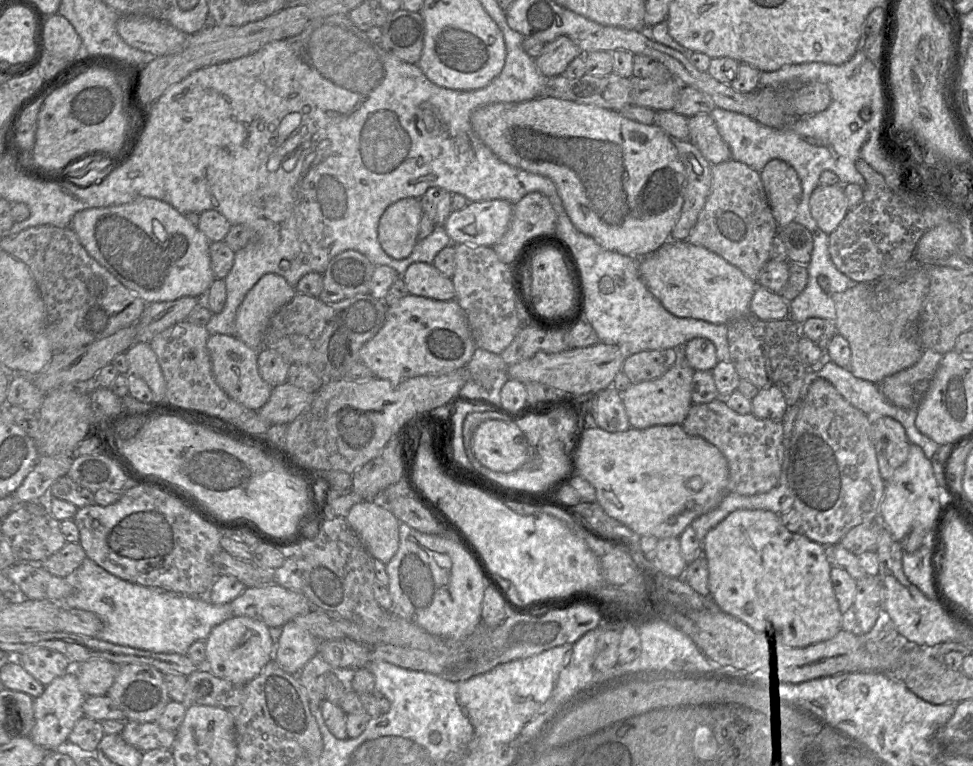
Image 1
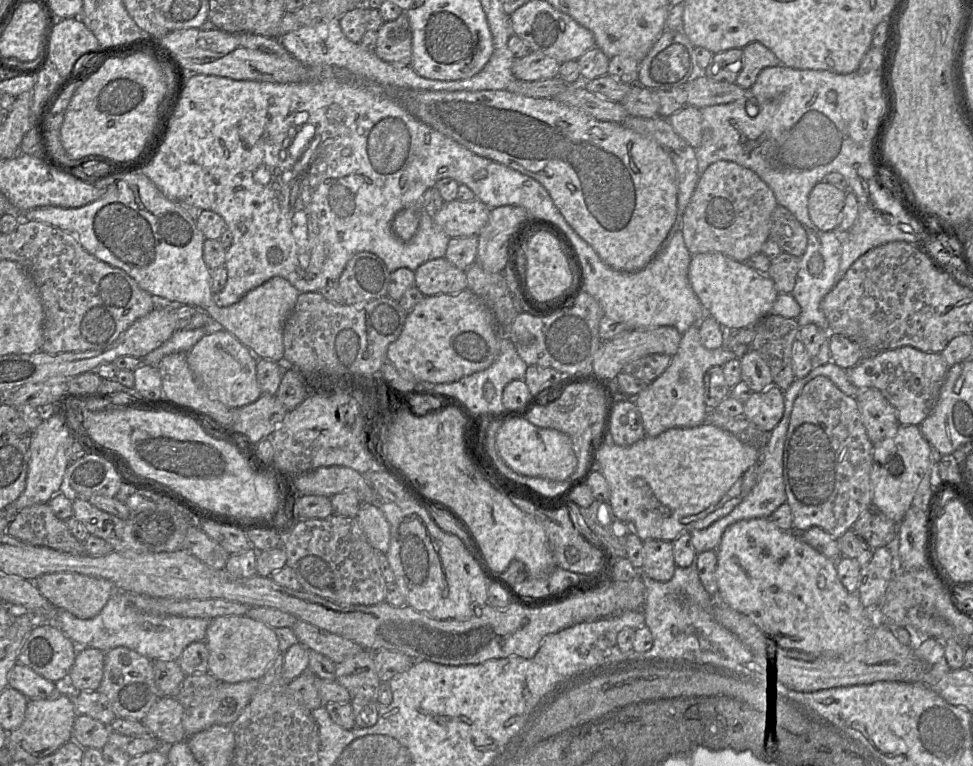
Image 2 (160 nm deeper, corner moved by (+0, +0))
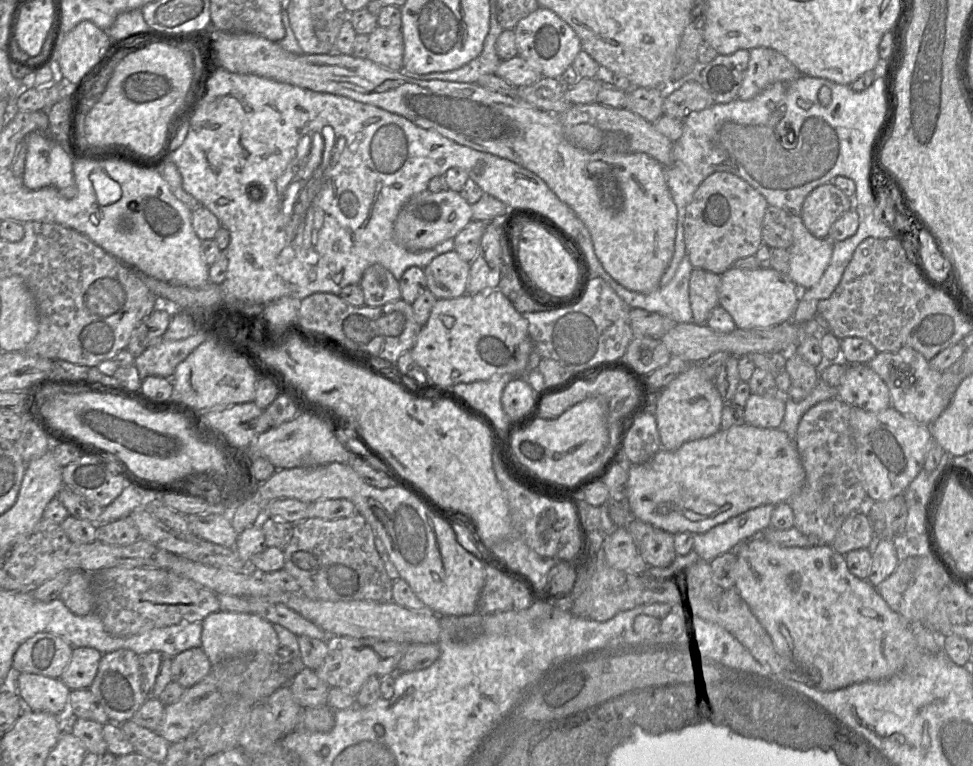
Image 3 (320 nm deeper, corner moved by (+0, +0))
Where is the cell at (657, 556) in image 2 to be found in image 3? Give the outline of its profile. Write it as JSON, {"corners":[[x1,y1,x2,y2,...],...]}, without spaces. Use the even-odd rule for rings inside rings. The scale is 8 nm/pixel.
{"corners":[[632,517,626,530,632,536,647,567,663,568,676,557,674,535]]}

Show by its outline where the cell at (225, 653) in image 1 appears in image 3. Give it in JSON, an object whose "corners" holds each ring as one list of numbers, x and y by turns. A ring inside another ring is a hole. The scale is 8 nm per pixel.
{"corners":[[218,611,208,615,201,623,201,648,212,665,254,653,276,655,281,647,273,624,256,614]]}

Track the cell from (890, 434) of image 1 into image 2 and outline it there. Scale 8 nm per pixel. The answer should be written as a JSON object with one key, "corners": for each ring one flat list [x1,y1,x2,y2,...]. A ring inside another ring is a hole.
{"corners":[[859,389,855,399,862,423,873,444,895,434,900,426,896,411,878,389]]}

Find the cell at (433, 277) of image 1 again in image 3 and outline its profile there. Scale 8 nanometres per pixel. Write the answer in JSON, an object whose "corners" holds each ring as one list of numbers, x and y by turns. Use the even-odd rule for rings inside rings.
{"corners":[[452,250,436,256,424,269,427,289,437,299,451,299,467,292,470,263]]}

